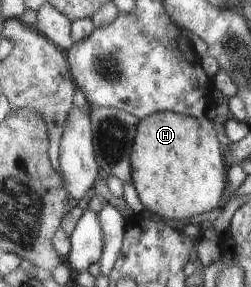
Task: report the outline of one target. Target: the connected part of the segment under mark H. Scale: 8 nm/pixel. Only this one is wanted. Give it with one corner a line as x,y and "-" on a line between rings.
154,112
141,120
131,155
133,185
152,214
188,221
226,201
225,153
214,120
176,112

